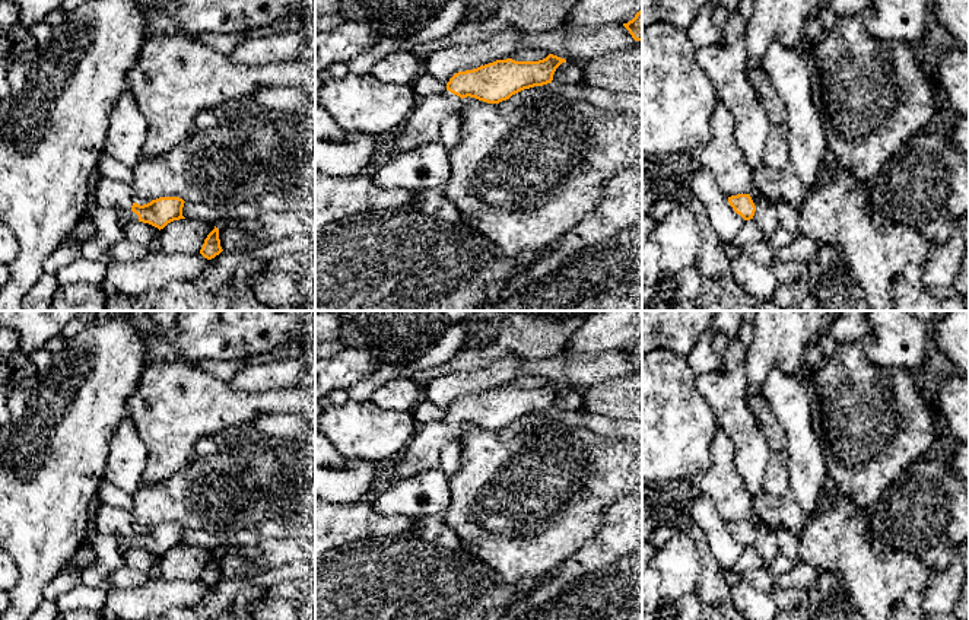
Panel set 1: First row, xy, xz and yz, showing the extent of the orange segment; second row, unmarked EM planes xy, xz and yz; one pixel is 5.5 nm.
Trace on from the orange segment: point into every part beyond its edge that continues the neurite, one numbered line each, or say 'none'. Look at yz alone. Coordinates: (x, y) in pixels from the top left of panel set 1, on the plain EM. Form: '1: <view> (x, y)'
1: yz (766, 544)

